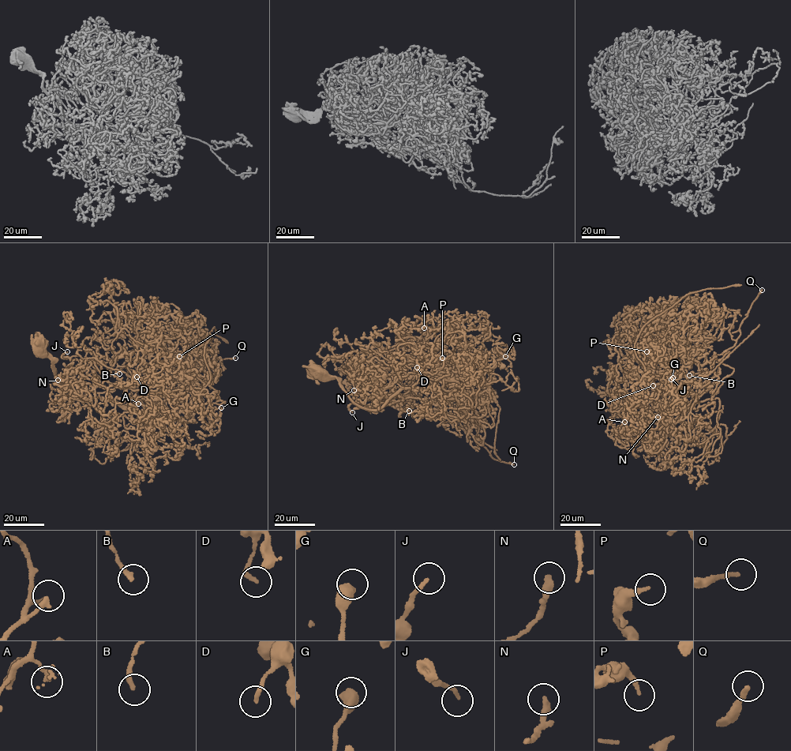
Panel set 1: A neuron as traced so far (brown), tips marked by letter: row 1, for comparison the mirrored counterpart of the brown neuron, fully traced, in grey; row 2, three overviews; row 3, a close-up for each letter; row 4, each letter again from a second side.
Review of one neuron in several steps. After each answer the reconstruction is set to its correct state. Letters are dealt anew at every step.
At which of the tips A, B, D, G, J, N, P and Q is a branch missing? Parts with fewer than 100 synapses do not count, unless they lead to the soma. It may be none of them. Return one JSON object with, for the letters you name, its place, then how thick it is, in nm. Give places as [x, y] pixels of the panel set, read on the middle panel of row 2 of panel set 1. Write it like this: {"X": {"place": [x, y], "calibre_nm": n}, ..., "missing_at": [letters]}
{"Q": {"place": [514, 464], "calibre_nm": 190}, "missing_at": ["Q"]}

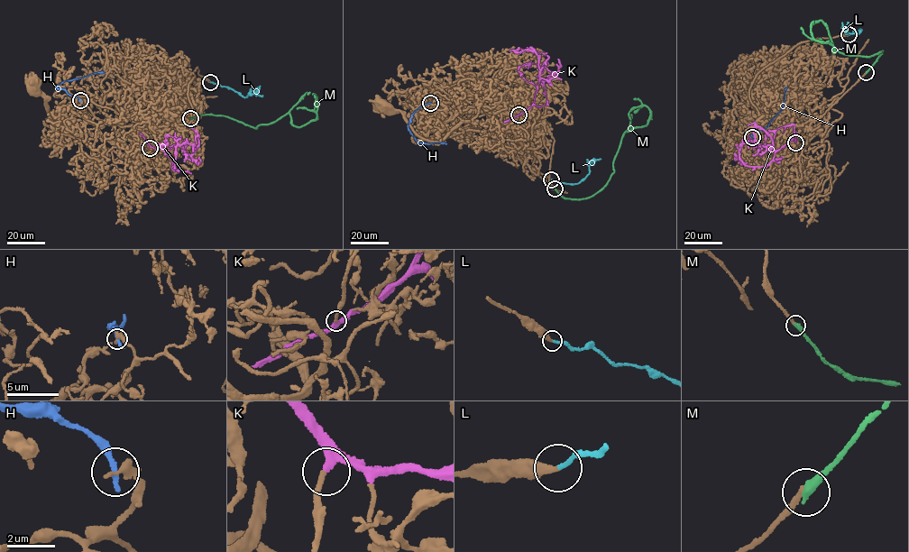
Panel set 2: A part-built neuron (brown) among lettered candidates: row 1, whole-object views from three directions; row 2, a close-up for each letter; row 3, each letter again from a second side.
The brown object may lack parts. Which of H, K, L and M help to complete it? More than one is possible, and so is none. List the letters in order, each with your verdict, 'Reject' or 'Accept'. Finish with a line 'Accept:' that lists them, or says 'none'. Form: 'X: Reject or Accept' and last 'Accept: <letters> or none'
H: Reject
K: Reject
L: Accept
M: Reject
Accept: L

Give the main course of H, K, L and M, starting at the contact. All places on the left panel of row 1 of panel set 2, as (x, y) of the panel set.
H: (80, 100), (56, 87), (68, 80), (105, 72)
K: (150, 148), (170, 150), (189, 141), (185, 151), (190, 155), (197, 150), (198, 135), (195, 138), (195, 149)
L: (210, 82), (231, 87), (245, 97), (256, 93), (260, 86)
M: (190, 118), (225, 116), (256, 128), (289, 113), (290, 122), (299, 127), (317, 117), (316, 112), (298, 109)

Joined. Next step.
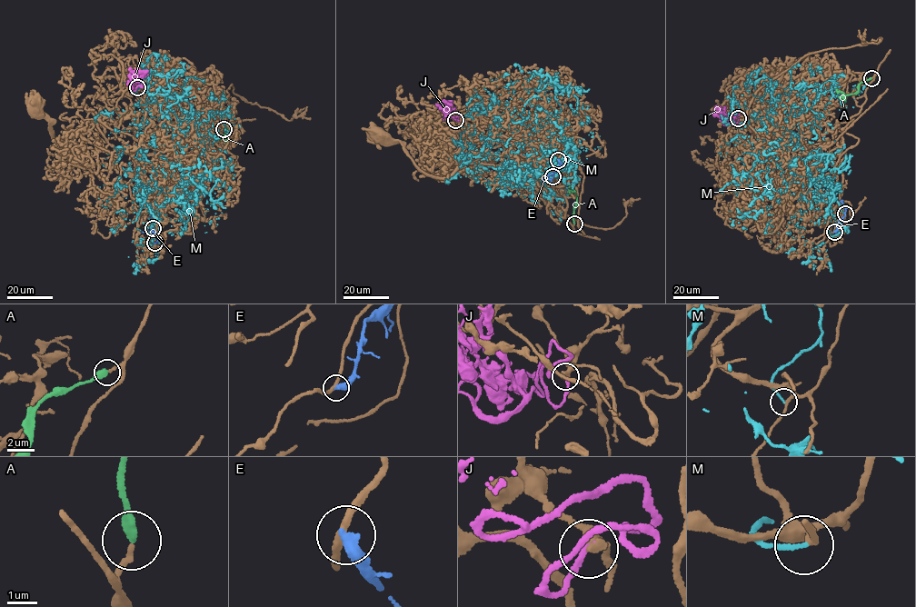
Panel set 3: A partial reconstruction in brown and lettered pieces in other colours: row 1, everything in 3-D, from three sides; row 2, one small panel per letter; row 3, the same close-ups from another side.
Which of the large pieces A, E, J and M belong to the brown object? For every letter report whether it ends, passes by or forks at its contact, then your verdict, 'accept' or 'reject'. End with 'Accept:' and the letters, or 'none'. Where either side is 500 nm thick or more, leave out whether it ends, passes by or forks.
A: it ends | accept
E: it ends | reject
J: it ends | reject
M: it ends | reject
Accept: A

